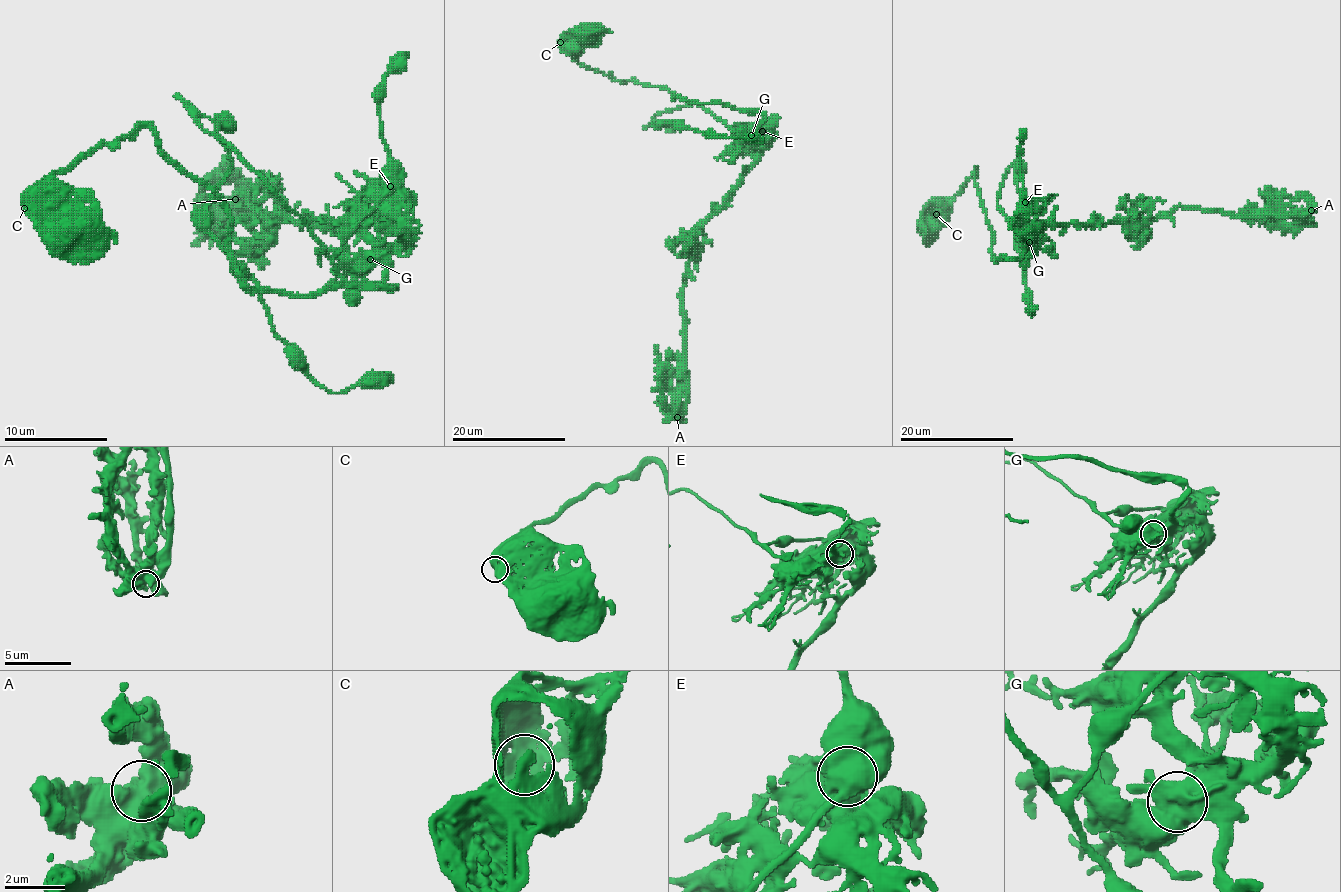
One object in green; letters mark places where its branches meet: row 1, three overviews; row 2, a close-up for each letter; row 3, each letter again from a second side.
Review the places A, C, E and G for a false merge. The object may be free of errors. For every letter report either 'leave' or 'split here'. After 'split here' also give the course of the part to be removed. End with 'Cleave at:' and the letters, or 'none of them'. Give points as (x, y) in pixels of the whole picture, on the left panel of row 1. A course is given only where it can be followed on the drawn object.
A: leave
C: leave
E: split here; course (390, 186), (331, 256), (197, 119), (230, 161), (210, 235), (256, 284), (271, 331), (333, 393), (393, 375)
G: leave
Cleave at: E

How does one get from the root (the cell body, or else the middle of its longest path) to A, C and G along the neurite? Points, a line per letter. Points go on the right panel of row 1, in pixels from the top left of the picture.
A: (924, 228), (975, 170), (997, 262), (1045, 224), (1139, 225), (1176, 207), (1311, 210)
C: (924, 228), (935, 214)
G: (924, 228), (928, 211), (947, 204), (975, 170), (992, 234), (992, 257), (997, 262), (1017, 258), (1029, 242)

